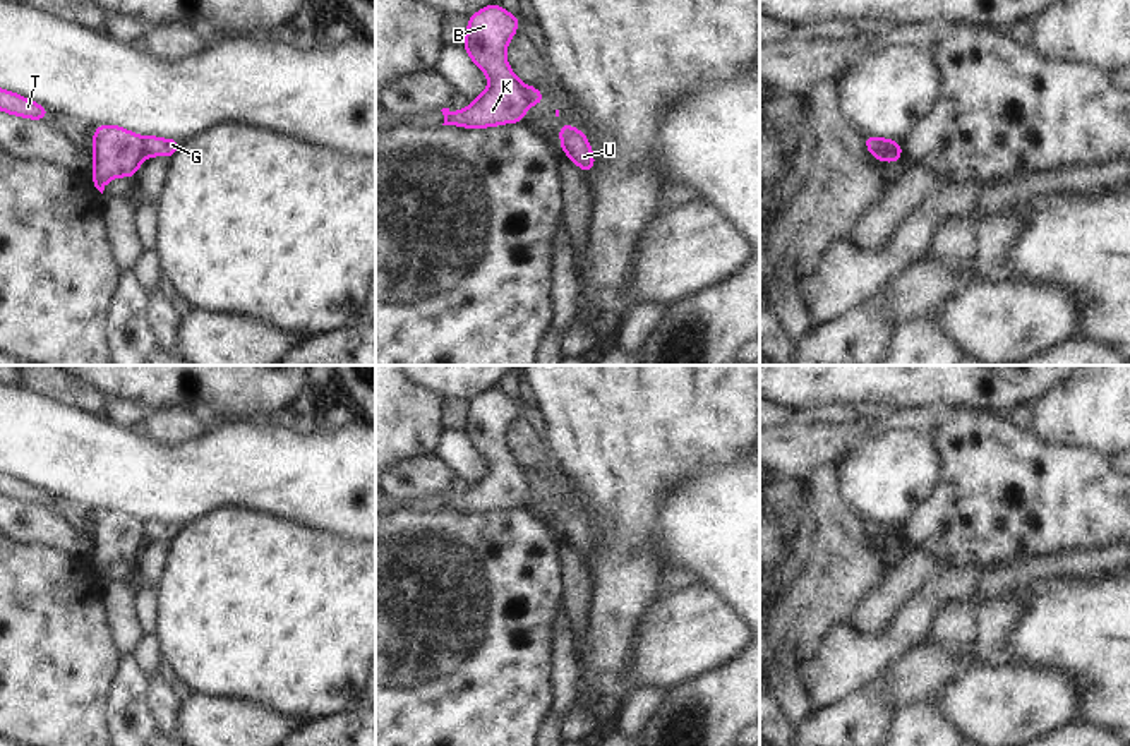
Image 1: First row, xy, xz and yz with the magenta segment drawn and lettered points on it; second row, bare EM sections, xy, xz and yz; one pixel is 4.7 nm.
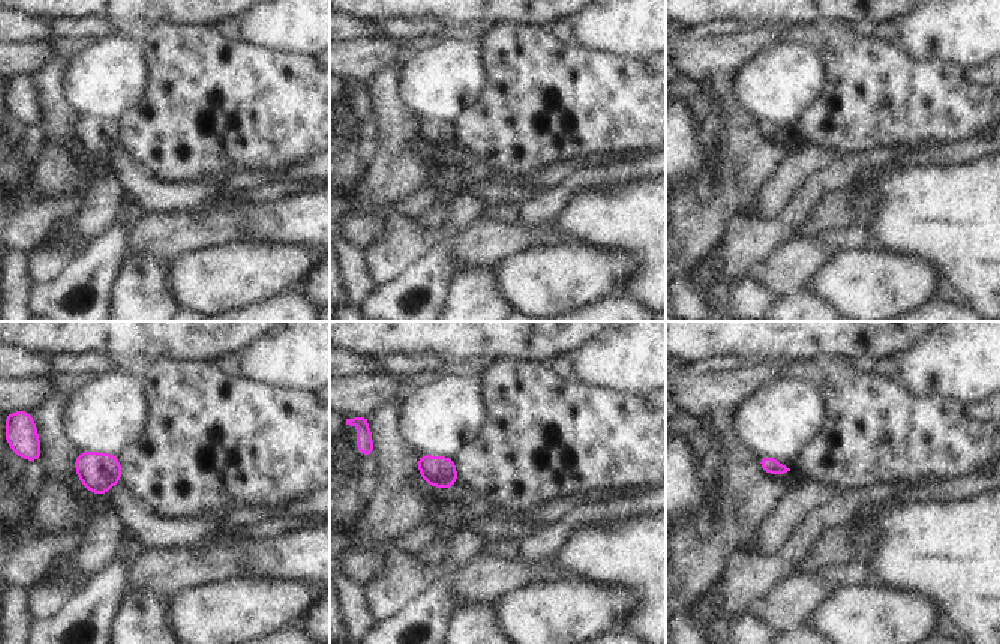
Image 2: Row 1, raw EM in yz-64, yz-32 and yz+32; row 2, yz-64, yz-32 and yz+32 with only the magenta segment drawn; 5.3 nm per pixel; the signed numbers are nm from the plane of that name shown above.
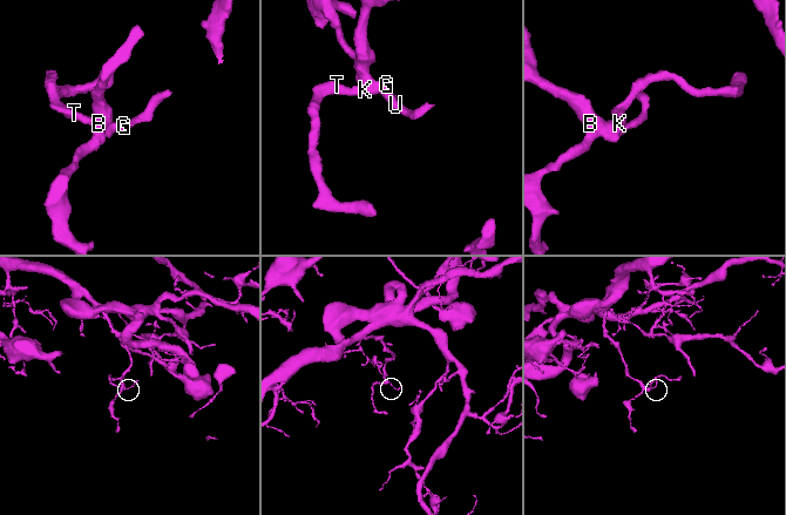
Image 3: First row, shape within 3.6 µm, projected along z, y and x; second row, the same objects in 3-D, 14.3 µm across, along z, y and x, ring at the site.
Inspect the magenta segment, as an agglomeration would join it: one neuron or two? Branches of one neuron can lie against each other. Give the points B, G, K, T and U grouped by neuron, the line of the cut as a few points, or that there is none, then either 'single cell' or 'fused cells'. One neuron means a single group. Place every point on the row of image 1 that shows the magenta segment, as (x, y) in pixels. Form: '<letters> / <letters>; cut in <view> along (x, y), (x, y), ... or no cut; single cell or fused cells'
B K T / G U; cut in yz along (882, 138), (882, 146), (871, 153); fused cells

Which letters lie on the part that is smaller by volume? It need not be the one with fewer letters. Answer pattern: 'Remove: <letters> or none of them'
Remove: G, U

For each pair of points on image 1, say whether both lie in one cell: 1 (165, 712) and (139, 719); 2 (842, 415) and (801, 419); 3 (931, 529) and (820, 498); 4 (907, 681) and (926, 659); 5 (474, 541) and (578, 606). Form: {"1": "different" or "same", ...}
{"1": "different", "2": "same", "3": "different", "4": "same", "5": "different"}

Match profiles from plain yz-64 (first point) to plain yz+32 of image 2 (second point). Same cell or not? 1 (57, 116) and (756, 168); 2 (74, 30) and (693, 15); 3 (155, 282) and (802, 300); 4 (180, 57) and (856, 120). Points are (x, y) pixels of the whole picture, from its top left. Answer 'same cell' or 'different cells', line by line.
1: same cell
2: different cells
3: same cell
4: same cell

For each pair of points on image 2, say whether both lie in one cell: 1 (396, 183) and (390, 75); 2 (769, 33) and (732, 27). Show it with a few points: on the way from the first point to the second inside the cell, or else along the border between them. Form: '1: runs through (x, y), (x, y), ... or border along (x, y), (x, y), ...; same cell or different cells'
1: runs through (396, 156), (396, 123), (390, 113), (390, 102); same cell
2: border along (745, 26), (732, 35), (712, 35), (709, 38); different cells

